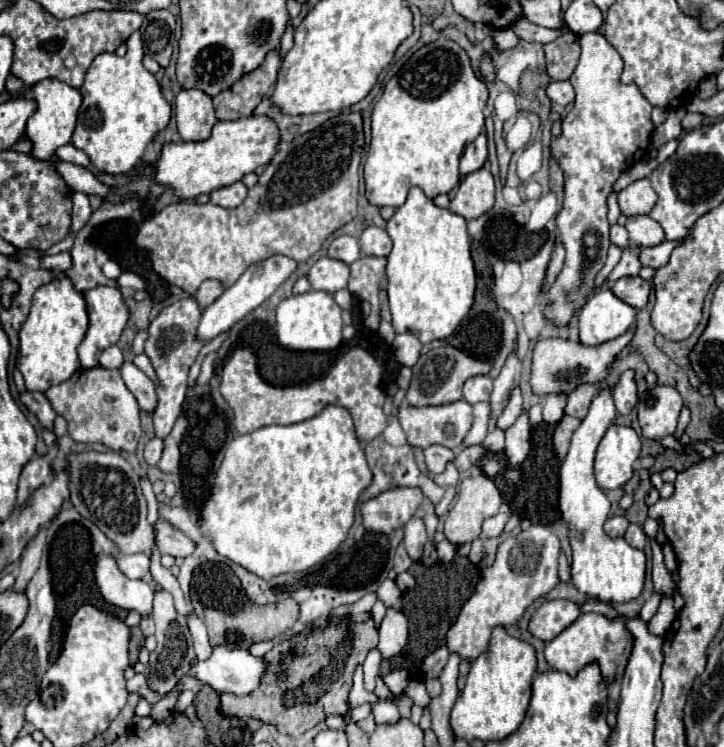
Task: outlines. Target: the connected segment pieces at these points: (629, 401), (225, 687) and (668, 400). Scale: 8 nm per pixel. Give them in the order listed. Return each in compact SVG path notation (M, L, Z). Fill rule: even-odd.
M634 370L622 372L618 384L614 386L614 402L620 414L630 414L632 408L636 406L638 390L636 390L636 380L634 380Z
M214 646L208 660L196 660L192 670L196 678L212 686L218 694L250 694L258 688L268 662L264 658L252 656L248 650L230 650Z
M656 386L646 390L638 402L638 424L642 436L662 440L664 436L674 434L682 406L682 396L676 388Z

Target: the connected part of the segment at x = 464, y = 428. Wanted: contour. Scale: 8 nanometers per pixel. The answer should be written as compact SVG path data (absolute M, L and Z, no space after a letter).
M458 400L458 402L452 402L452 404L444 404L444 406L426 406L426 408L400 406L398 420L404 428L408 444L418 446L418 448L442 444L450 450L458 450L462 446L464 436L472 428L472 406L466 400Z

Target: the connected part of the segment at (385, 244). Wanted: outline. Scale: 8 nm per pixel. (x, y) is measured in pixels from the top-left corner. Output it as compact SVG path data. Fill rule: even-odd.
M370 226L360 236L360 248L364 256L388 256L392 250L392 240L384 228Z

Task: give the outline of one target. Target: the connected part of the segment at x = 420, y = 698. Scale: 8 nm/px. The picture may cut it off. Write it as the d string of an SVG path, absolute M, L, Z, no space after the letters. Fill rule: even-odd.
M410 682L406 688L404 688L404 696L408 696L408 698L412 698L416 704L420 704L420 706L426 706L428 704L428 700L430 700L430 696L426 694L426 688L424 688L424 684L420 684L420 682Z

